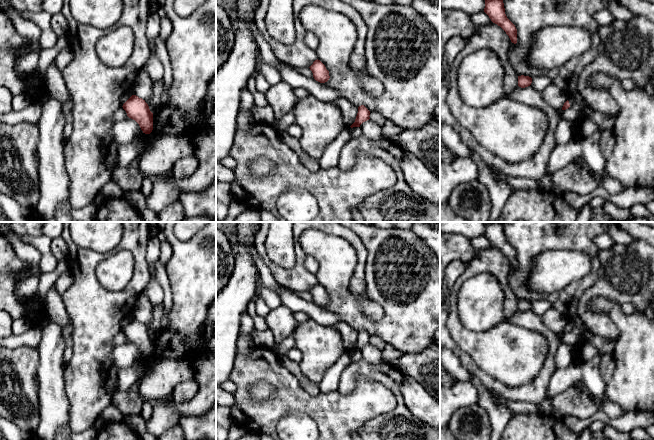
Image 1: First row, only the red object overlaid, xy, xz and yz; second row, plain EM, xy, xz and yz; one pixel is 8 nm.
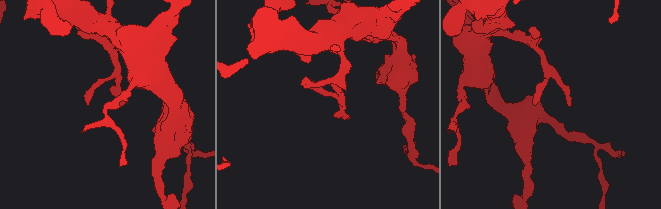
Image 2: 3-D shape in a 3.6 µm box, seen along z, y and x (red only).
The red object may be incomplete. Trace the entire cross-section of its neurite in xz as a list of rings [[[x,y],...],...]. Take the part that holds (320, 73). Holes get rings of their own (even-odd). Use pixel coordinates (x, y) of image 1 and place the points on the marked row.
[[[315,60],[309,68],[312,71],[313,77],[316,81],[325,83],[329,80],[329,71],[320,60]]]

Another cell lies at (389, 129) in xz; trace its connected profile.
[[[387,120],[382,126],[382,133],[384,137],[391,138],[394,135],[399,135],[403,129],[397,125],[395,125],[390,120]]]

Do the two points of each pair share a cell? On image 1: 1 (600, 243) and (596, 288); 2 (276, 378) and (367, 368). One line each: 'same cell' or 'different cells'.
1: different cells
2: different cells

